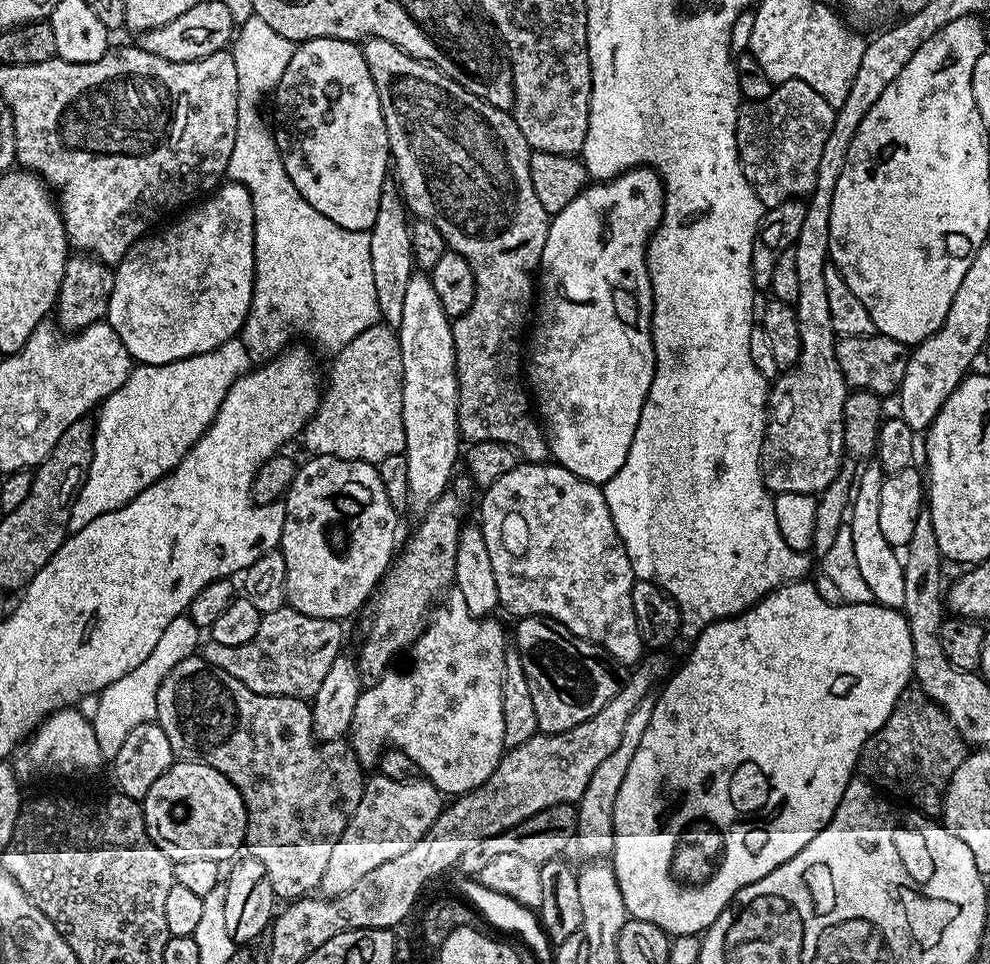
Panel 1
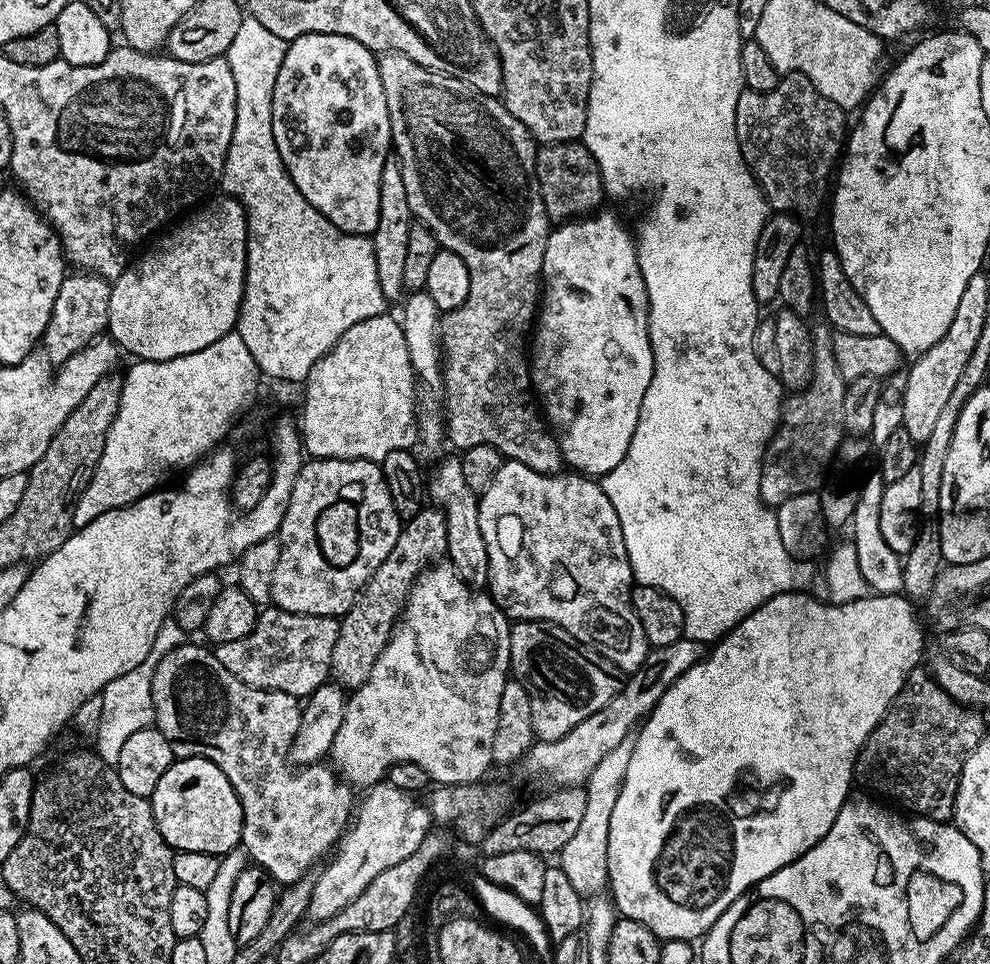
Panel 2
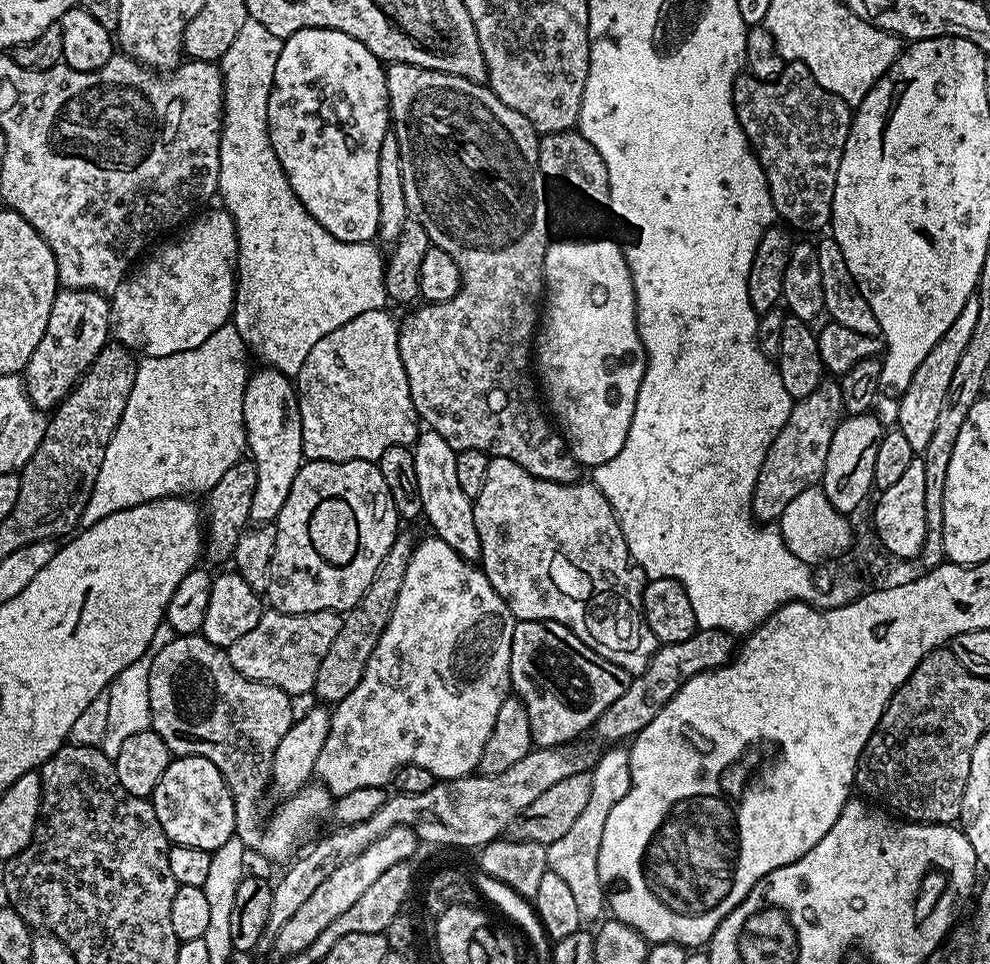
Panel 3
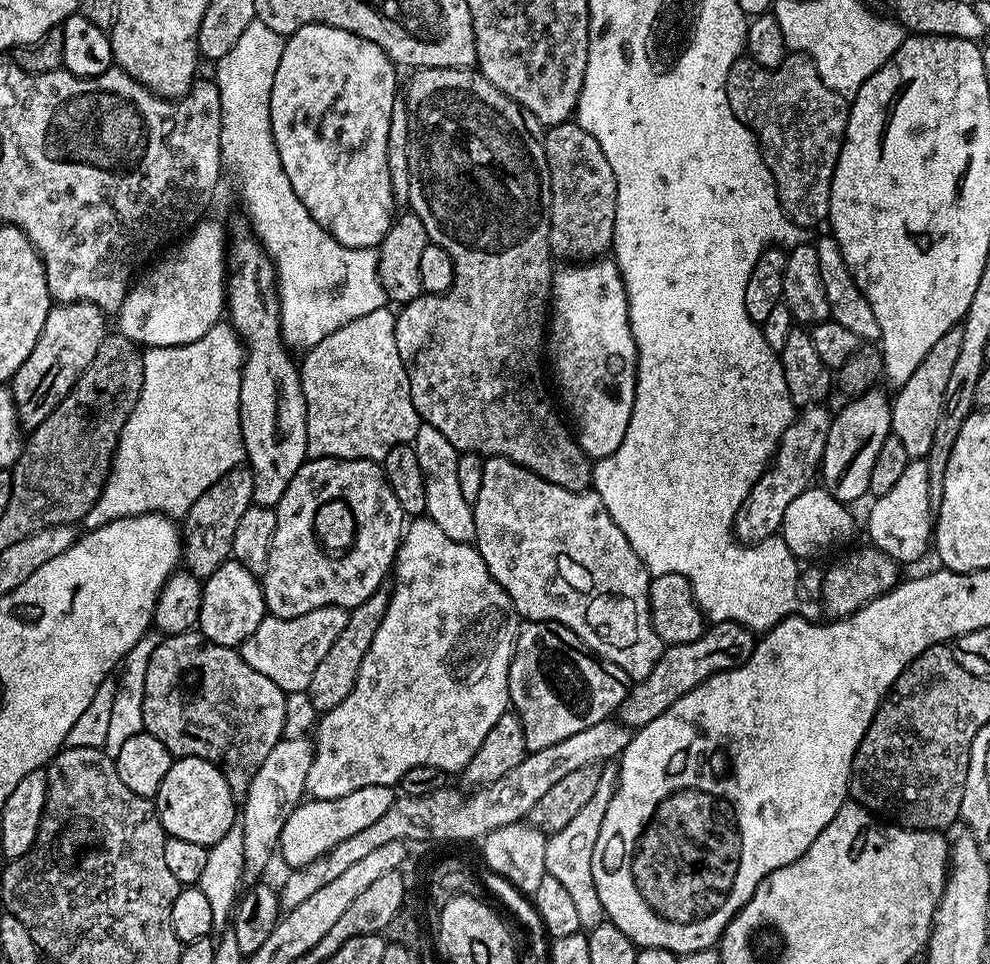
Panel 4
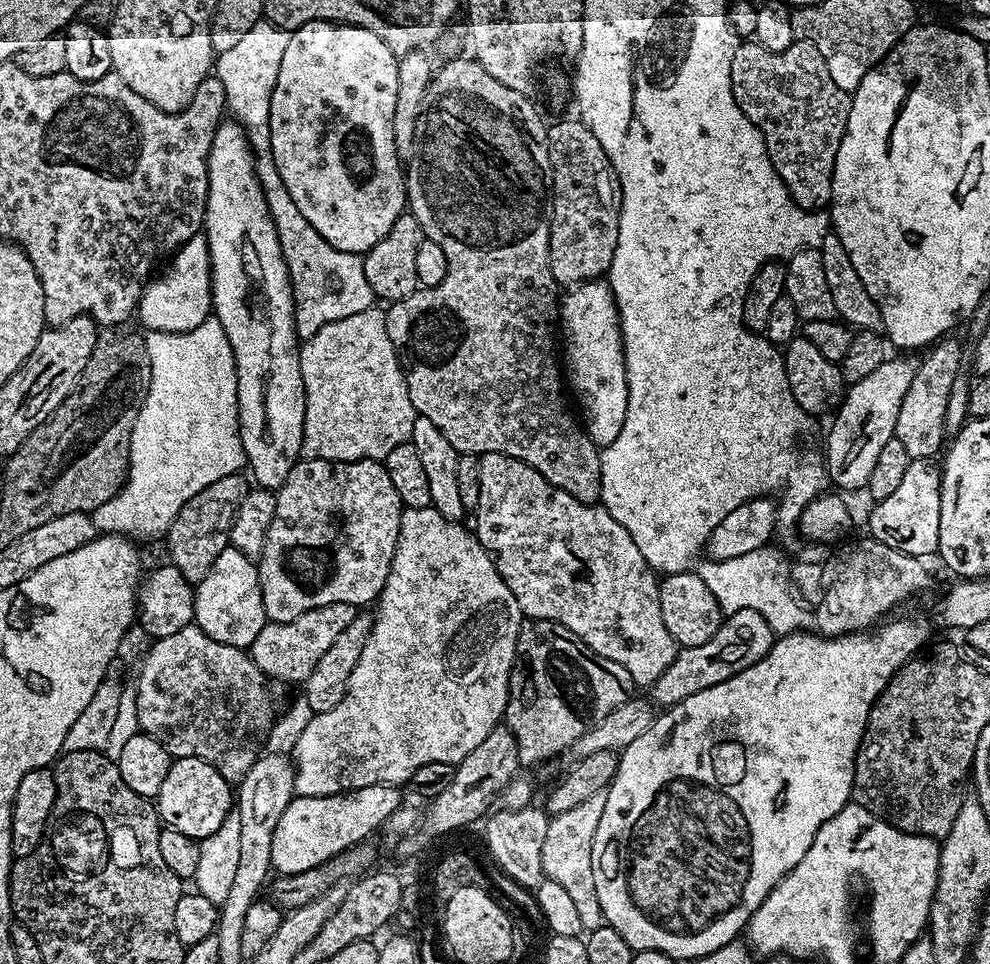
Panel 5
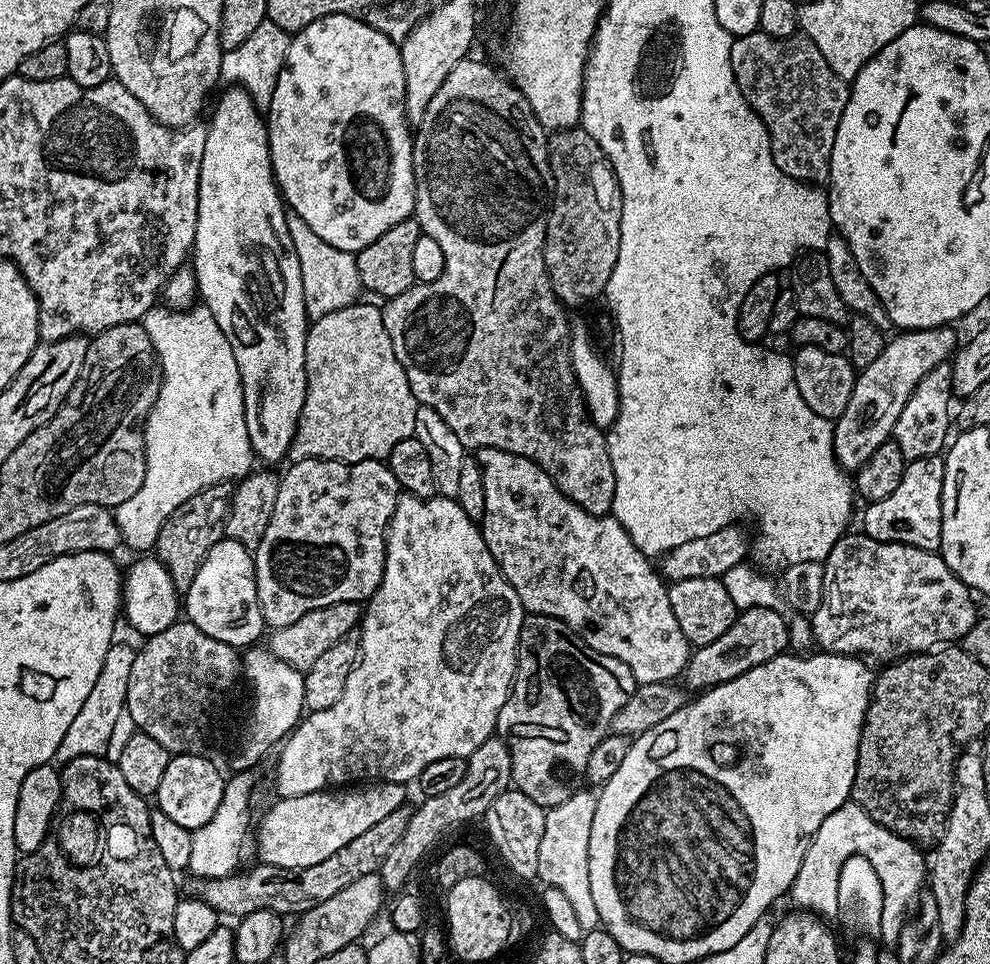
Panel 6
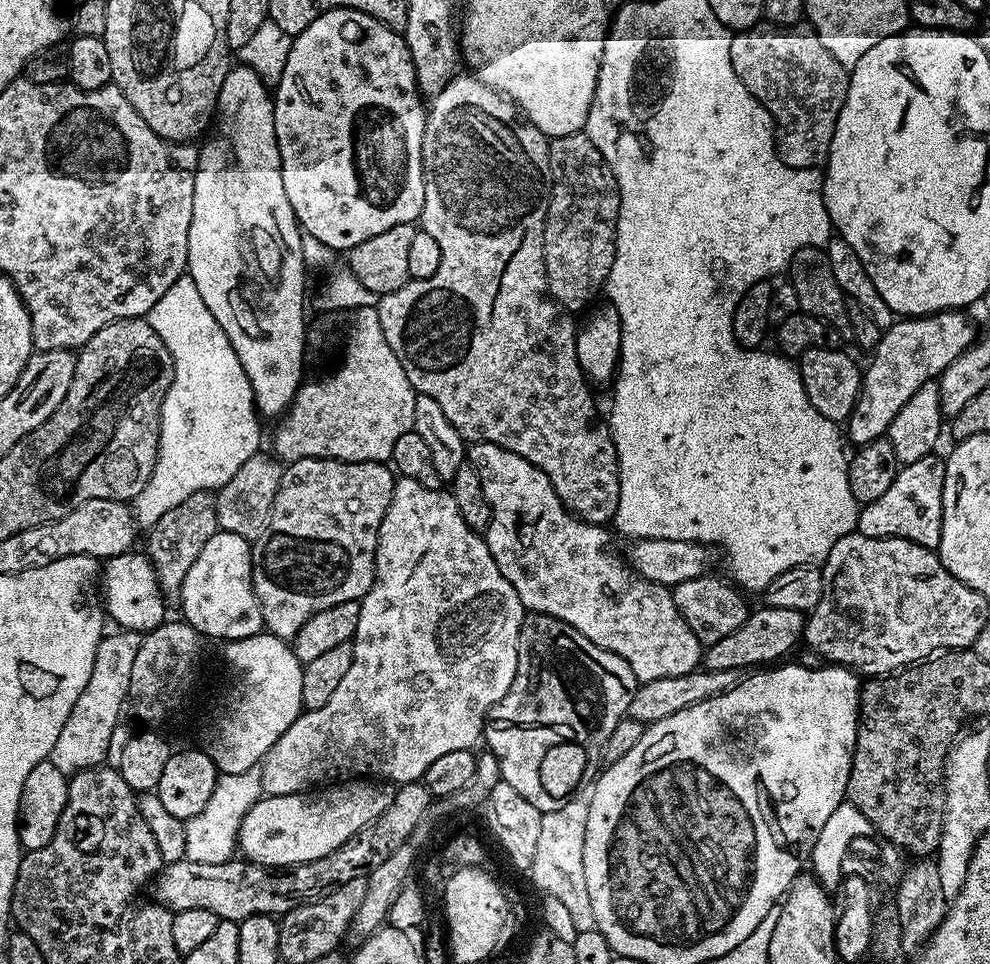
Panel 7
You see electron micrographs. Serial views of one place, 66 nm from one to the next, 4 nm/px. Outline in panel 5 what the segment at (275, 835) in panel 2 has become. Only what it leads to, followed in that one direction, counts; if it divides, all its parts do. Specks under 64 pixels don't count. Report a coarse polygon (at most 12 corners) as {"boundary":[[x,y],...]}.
{"boundary":[[187,624],[134,680],[139,731],[239,785],[274,721],[245,649]]}

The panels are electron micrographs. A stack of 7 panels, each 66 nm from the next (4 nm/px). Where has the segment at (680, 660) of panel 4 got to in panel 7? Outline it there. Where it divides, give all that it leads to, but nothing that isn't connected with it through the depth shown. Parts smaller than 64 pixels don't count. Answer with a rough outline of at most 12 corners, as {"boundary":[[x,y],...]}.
{"boundary":[[760,606],[702,652],[707,671],[755,669],[804,635],[805,613]]}

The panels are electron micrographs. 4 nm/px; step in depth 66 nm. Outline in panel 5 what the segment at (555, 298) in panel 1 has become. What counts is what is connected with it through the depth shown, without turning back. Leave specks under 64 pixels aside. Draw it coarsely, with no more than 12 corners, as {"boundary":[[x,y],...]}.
{"boundary":[[612,288],[563,297],[562,368],[598,446],[626,422],[624,335]]}

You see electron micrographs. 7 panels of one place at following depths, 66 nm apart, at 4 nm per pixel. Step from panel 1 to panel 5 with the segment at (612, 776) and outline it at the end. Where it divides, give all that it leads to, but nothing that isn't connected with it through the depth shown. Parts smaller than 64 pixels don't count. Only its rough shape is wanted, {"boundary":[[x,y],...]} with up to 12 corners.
{"boundary":[[607,791],[548,822],[545,877],[564,887],[585,933],[606,923],[592,847]]}

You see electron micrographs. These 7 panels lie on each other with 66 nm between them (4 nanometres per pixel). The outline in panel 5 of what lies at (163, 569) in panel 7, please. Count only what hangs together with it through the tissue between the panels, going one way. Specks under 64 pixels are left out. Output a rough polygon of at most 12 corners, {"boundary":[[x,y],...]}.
{"boundary":[[240,472],[198,490],[167,530],[167,559],[194,586],[229,547],[250,491]]}

